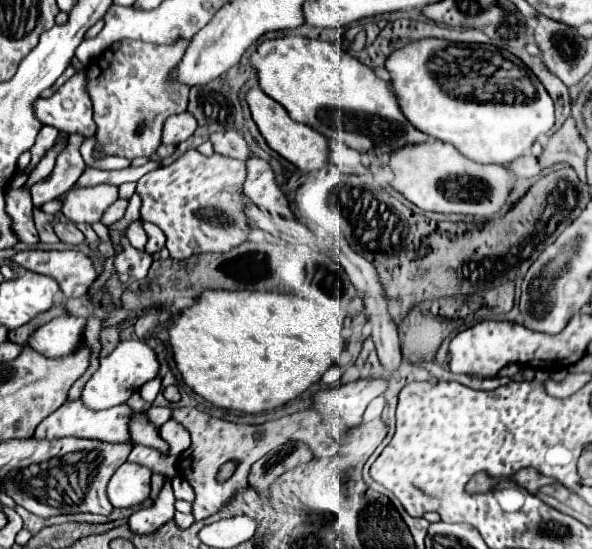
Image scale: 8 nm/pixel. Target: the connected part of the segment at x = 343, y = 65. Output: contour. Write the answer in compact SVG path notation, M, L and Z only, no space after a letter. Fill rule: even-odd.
M308 37L270 39L270 41L262 41L258 45L258 49L252 53L250 61L258 71L260 87L264 89L264 93L270 95L274 101L278 101L294 121L306 123L330 139L332 137L342 139L350 149L356 149L360 153L374 151L374 153L390 155L412 143L426 143L426 139L428 139L426 133L418 131L404 117L404 113L398 105L398 97L394 97L390 83L382 81L370 67L366 67L358 59L350 57L346 51L342 51L334 43L308 39Z

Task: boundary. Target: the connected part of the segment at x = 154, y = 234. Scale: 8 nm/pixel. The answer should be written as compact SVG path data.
M142 221L142 225L144 225L144 229L148 231L148 245L146 245L146 249L150 251L150 253L156 253L158 249L162 249L164 247L164 235L162 235L162 231L156 227L156 225L152 225L152 223L146 223L146 221Z

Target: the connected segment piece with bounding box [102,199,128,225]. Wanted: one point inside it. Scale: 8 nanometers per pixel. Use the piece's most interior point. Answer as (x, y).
(115, 212)

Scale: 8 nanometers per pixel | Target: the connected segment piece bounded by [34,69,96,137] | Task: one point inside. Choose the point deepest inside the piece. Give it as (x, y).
(70, 110)

